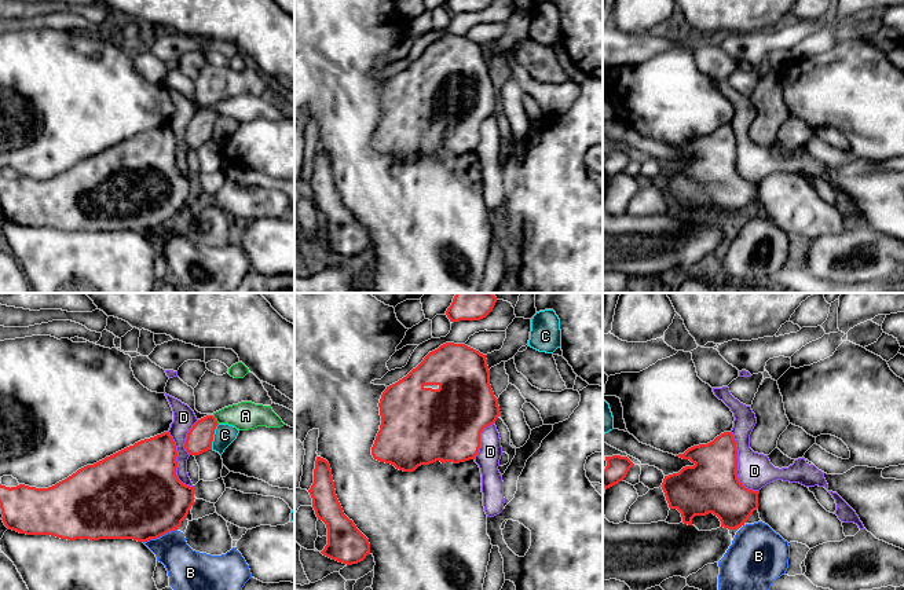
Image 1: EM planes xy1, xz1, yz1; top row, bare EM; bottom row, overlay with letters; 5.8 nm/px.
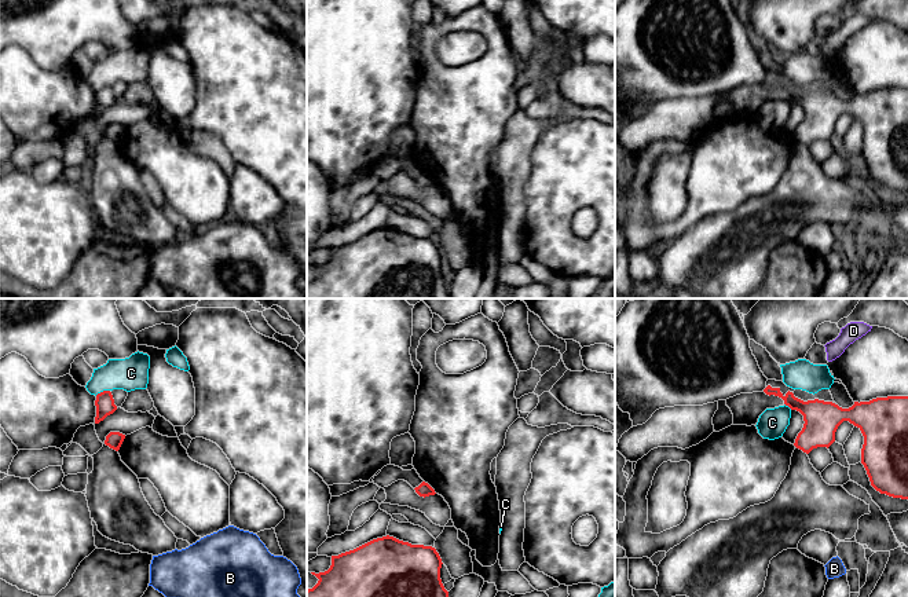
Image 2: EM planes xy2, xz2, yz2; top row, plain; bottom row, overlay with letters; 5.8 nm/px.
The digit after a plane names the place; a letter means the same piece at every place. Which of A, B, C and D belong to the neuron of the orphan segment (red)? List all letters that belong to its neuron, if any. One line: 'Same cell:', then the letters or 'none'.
Same cell: A

